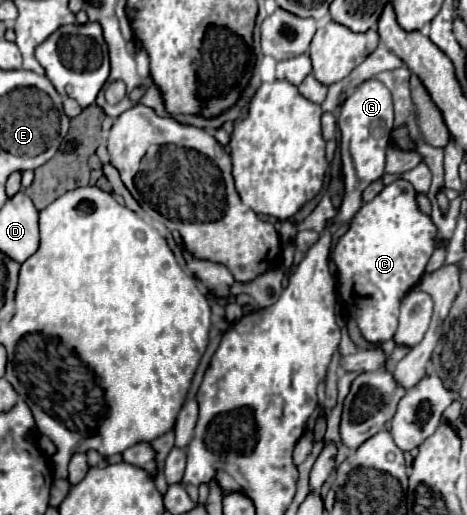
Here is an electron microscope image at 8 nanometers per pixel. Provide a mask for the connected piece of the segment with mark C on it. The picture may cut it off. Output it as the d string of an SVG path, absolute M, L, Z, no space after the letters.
M396 180L386 186L372 202L366 202L360 212L354 216L348 232L338 240L334 248L334 264L338 268L338 296L346 306L346 314L354 316L362 336L368 342L386 342L394 336L398 328L398 308L402 298L420 282L426 262L434 252L436 226L430 216L418 210L414 202L414 188L406 180Z

